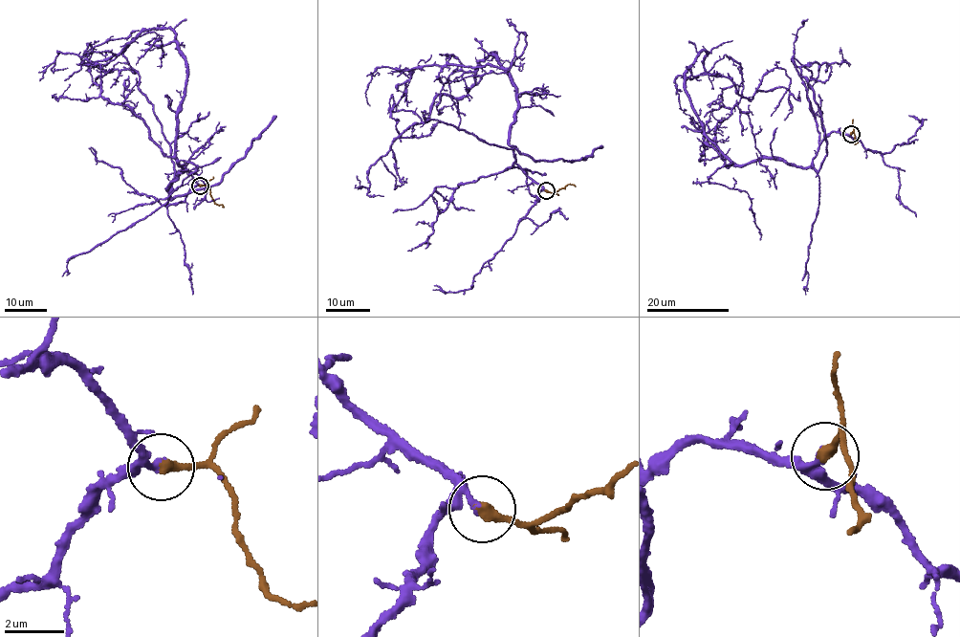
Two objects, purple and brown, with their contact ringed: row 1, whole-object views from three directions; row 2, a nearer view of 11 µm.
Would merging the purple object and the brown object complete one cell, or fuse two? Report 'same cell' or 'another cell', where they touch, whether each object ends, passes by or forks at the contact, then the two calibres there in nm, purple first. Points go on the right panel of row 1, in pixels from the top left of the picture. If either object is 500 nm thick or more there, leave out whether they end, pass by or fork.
same cell | (851, 134) | purple passes by | brown ends | 170/400 nm

